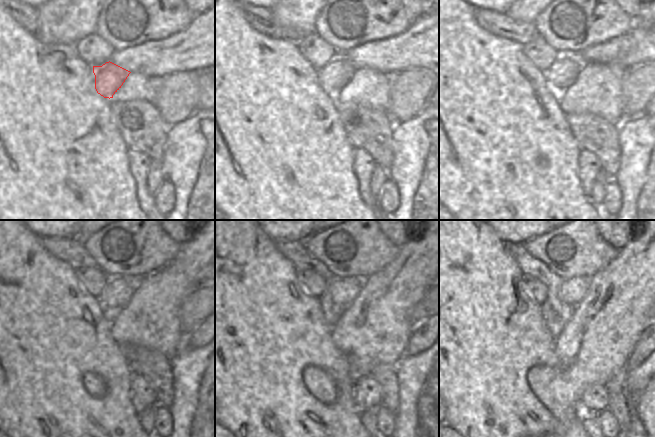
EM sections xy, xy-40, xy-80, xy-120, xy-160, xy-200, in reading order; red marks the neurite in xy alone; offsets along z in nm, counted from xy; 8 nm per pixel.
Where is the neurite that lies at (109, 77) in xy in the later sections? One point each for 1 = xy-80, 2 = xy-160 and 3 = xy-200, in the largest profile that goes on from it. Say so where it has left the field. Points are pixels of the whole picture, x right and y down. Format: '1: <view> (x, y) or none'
1: xy-80 (563, 73)
2: xy-160 (344, 291)
3: xy-200 (573, 290)

